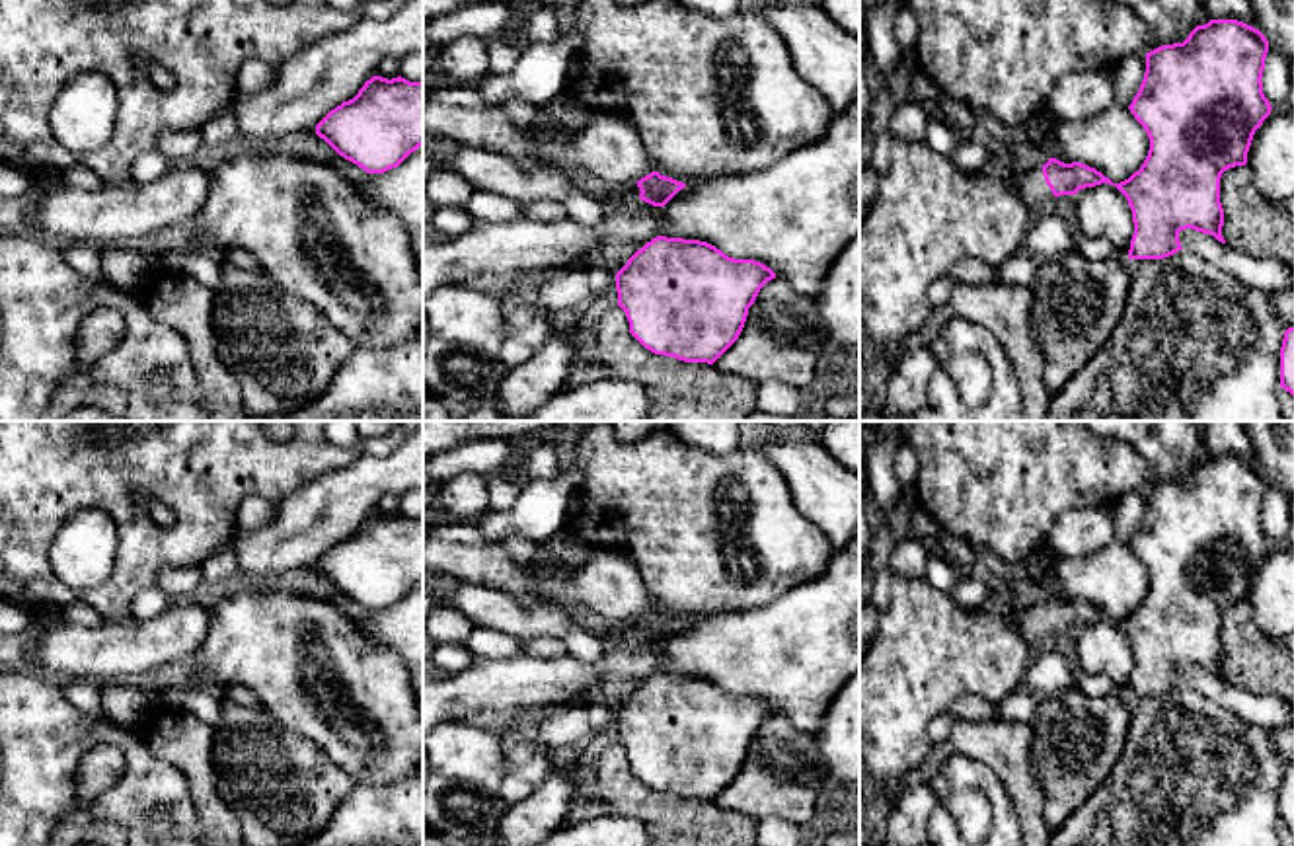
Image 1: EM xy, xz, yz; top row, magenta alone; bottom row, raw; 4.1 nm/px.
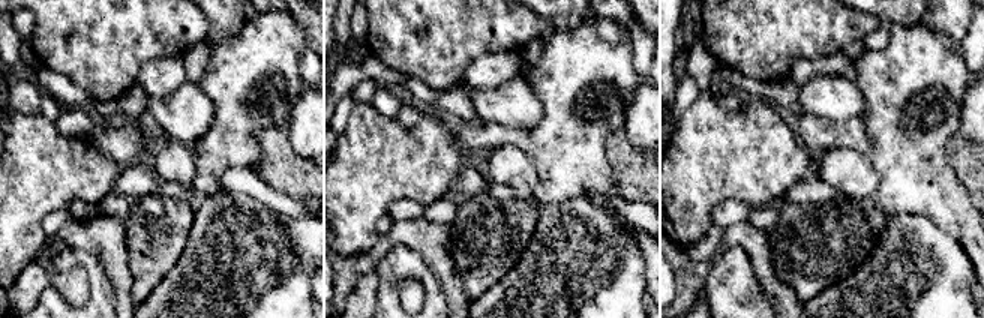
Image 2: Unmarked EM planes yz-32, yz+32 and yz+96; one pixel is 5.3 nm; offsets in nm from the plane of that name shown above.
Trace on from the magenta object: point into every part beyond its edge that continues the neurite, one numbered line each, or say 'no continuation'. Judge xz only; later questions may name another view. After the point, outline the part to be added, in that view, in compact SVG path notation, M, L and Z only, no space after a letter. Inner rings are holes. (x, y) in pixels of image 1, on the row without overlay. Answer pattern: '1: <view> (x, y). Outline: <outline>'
1: xz (608, 589). Outline: M470 522L423 526L423 567L513 596L534 595L602 626L628 624L655 608L624 552L596 550L581 569L561 569L544 556L524 565Z

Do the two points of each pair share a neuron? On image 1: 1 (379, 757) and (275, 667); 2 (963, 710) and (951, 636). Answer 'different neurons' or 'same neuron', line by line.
1: same neuron
2: different neurons

